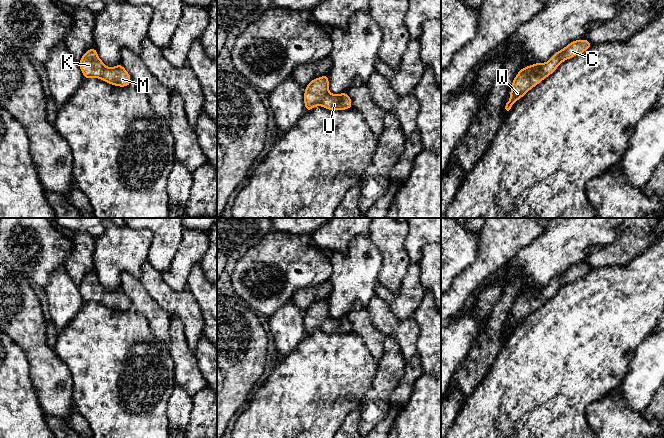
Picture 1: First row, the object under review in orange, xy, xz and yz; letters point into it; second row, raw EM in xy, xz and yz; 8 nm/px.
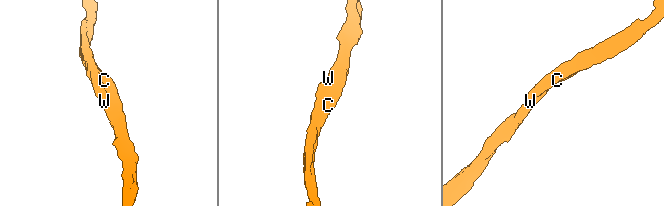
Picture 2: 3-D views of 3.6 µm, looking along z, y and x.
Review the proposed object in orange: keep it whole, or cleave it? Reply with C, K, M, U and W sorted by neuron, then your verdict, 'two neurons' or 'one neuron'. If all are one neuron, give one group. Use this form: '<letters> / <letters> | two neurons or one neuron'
C K M U W | one neuron

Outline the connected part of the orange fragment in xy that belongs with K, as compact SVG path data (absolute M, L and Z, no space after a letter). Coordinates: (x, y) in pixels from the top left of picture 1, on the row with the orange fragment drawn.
M95 47L83 54L79 60L79 67L85 79L98 78L118 87L127 87L131 84L131 76L122 64L114 67L105 66Z

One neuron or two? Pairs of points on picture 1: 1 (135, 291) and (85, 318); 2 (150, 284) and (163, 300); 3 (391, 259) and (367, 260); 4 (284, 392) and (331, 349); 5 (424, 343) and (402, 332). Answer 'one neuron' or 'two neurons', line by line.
1: two neurons
2: one neuron
3: two neurons
4: one neuron
5: two neurons

